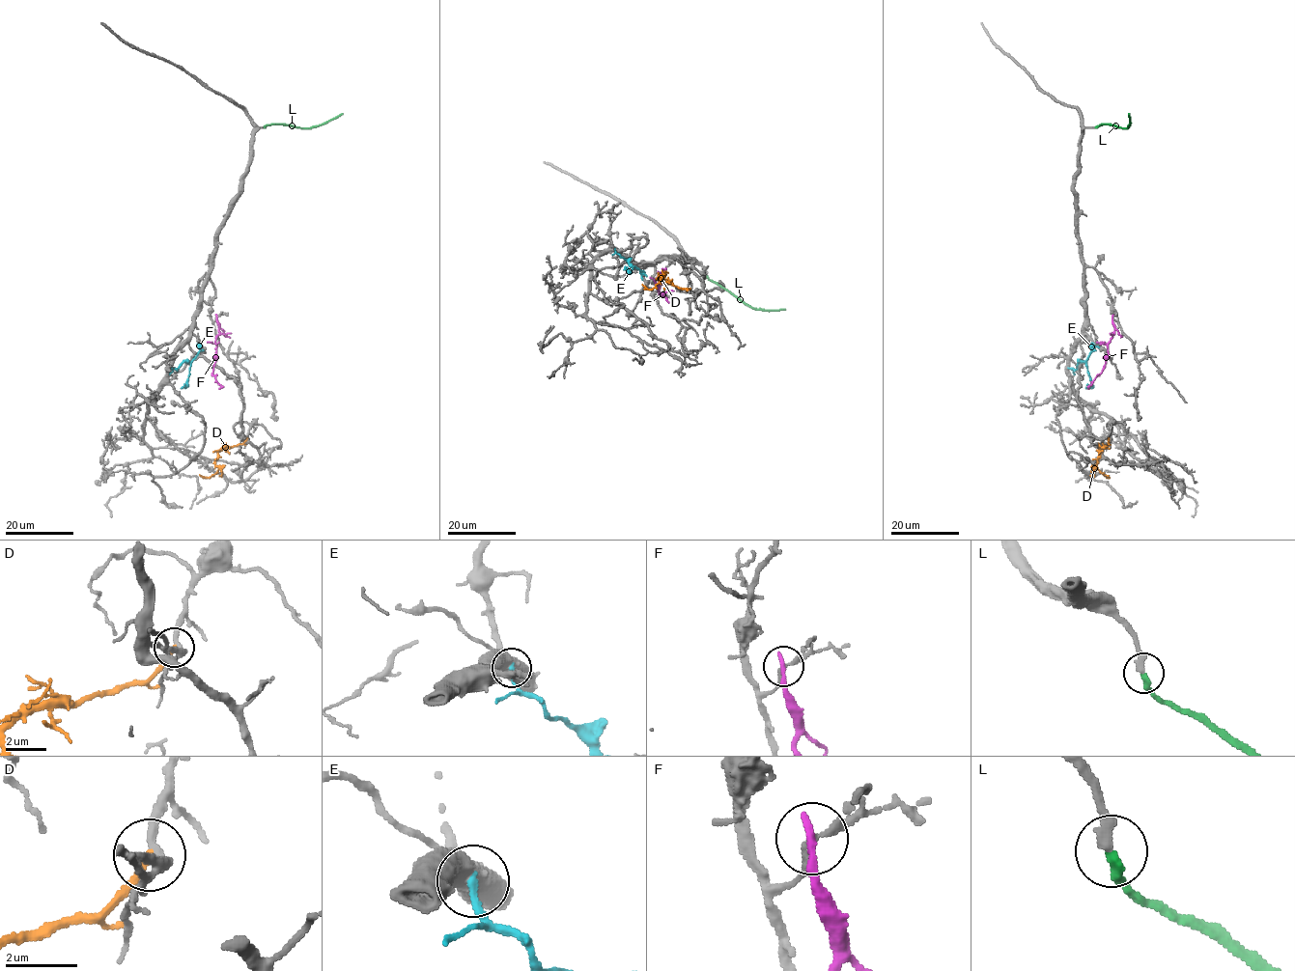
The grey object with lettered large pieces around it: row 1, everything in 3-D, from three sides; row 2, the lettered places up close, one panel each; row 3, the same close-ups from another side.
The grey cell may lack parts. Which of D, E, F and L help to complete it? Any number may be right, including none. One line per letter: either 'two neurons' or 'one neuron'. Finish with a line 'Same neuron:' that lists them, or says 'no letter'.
D: two neurons
E: two neurons
F: two neurons
L: one neuron
Same neuron: L

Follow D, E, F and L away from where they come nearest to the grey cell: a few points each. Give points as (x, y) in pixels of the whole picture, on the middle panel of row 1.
D: (689, 289), (662, 282), (658, 277), (660, 276), (661, 280), (652, 289), (642, 284)
E: (614, 249), (633, 266), (630, 271), (625, 266)
F: (660, 292), (655, 280), (664, 269), (661, 268)
L: (706, 275), (751, 307), (785, 309)

